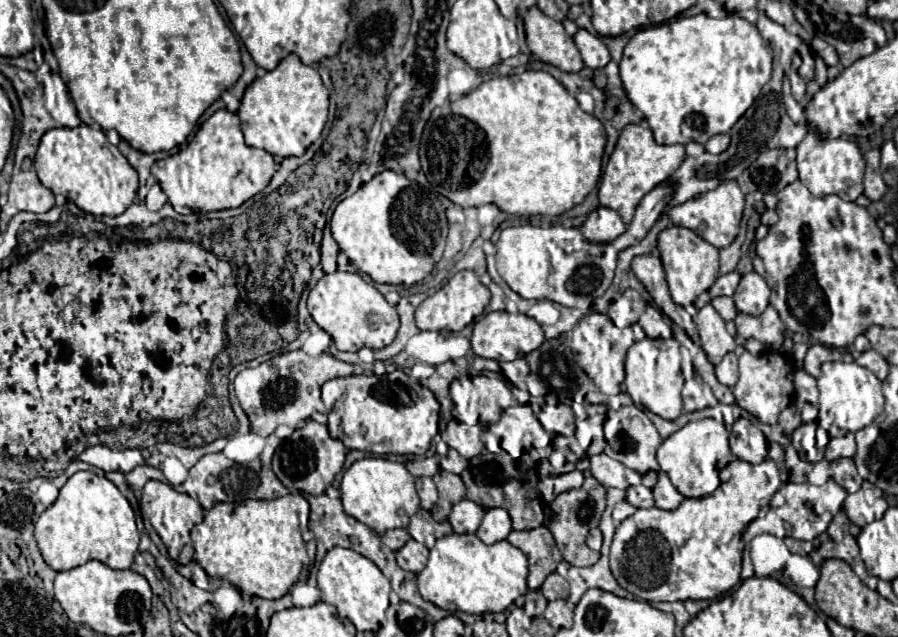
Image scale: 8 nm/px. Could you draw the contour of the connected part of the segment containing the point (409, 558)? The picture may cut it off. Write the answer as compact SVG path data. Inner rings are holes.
M413 538L401 550L397 550L395 554L397 554L397 564L403 570L409 570L409 572L415 572L415 574L425 568L427 558L429 558L429 550Z

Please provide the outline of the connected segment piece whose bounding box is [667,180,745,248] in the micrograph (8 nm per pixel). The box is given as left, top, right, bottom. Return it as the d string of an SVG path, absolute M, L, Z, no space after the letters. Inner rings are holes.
M727 180L727 182L719 184L715 190L709 190L697 198L687 200L681 206L671 208L667 214L675 226L683 226L683 228L693 230L695 234L699 234L703 240L707 240L715 248L727 248L739 232L743 206L745 206L743 190L739 188L739 184L735 180Z

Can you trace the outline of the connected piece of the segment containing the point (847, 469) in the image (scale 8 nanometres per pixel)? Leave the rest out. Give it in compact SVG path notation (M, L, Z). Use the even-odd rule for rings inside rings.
M841 458L831 462L831 470L833 470L833 480L847 492L857 492L861 488L863 478L859 476L855 462L851 458Z

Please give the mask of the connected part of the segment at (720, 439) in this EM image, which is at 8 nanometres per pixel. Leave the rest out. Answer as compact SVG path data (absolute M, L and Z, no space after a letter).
M711 418L685 424L681 430L665 438L657 450L659 470L667 472L673 486L687 498L701 498L717 490L719 470L731 460L735 458L729 450L729 430L725 428L725 424L715 422Z

